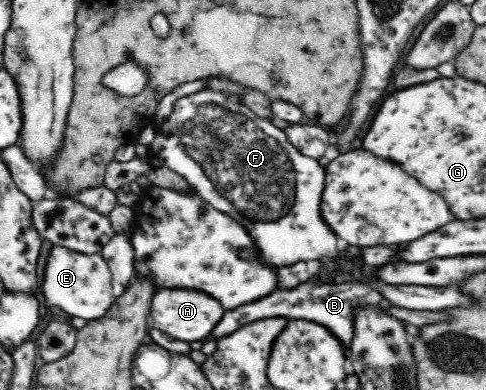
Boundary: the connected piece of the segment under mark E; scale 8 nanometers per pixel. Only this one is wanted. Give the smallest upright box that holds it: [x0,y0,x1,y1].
[42,246,116,320]

